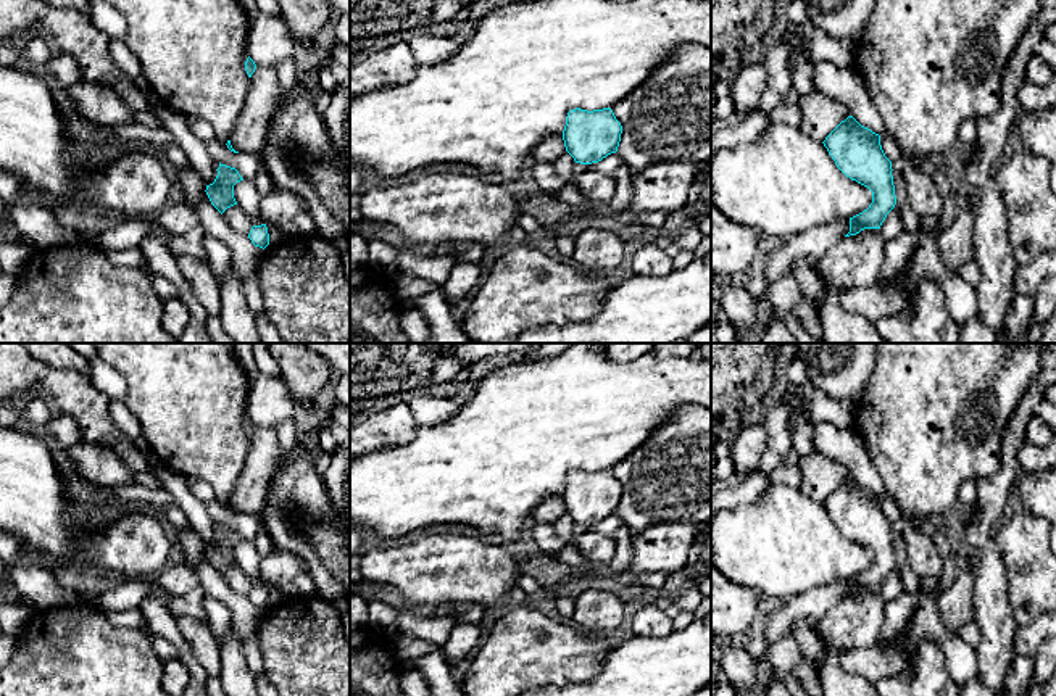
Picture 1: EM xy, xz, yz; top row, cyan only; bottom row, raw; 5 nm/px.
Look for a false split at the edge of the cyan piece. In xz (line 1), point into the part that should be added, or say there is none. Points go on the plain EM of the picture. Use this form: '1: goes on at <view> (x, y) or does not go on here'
1: does not go on here

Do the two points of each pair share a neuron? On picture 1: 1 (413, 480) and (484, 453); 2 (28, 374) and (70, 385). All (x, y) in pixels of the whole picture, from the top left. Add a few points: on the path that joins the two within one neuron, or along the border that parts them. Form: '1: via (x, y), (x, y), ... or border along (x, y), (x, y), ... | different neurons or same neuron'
1: via (431, 480), (466, 469) | same neuron
2: via (37, 376), (60, 384) | same neuron

